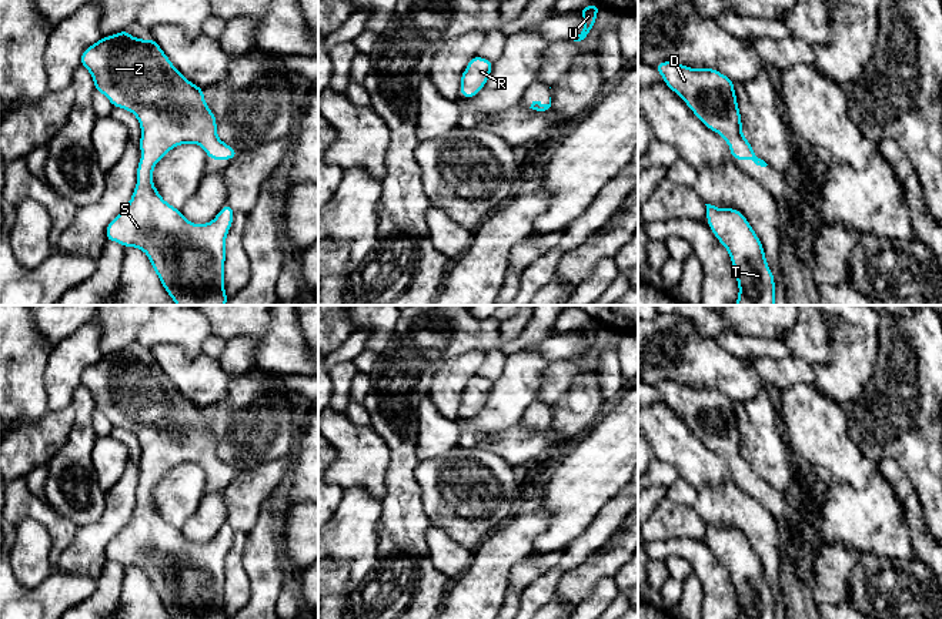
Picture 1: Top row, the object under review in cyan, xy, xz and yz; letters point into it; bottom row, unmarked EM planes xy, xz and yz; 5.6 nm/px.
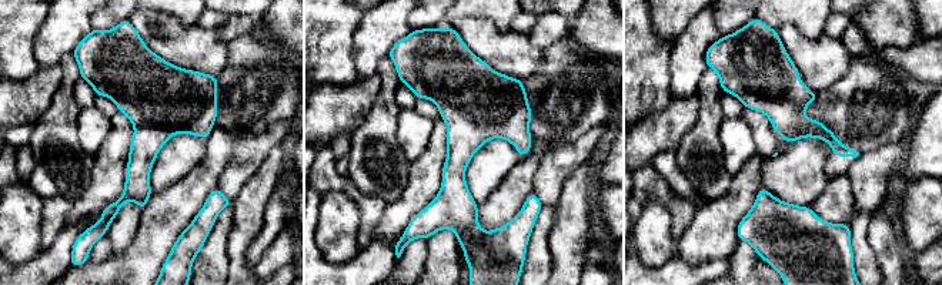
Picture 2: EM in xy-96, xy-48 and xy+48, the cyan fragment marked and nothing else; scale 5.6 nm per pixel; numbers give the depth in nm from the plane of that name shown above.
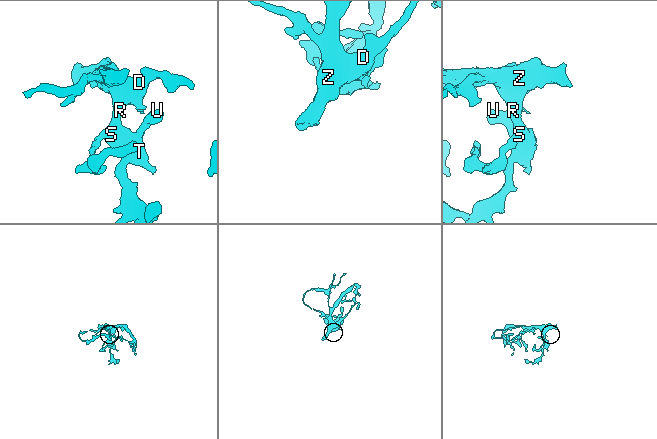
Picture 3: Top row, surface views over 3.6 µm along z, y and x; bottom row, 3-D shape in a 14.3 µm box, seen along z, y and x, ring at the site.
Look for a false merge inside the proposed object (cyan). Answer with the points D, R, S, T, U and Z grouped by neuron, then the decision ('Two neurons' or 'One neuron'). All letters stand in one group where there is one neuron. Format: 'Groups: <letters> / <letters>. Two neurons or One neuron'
Groups: D R S T U Z. One neuron

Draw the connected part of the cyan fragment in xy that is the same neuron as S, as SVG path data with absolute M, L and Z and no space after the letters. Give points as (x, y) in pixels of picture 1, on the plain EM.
M128 348L101 357L97 362L87 367L80 377L80 384L90 391L96 409L104 414L113 426L133 432L141 448L141 479L137 485L137 505L130 522L108 542L106 558L126 568L136 566L144 571L171 619L228 619L224 610L226 556L233 543L234 529L227 522L213 541L193 543L180 529L163 519L153 503L153 489L170 469L181 464L198 464L206 469L210 479L233 479L238 471L218 458L216 435L206 424L203 406L194 405L187 399L173 385L154 358L143 359L130 355L127 351Z

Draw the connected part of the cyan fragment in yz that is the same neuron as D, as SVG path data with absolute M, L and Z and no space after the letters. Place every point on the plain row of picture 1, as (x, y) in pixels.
M661 381L654 387L705 446L728 462L734 479L752 479L756 485L768 485L742 455L741 432L729 397L715 388L691 388L674 381Z

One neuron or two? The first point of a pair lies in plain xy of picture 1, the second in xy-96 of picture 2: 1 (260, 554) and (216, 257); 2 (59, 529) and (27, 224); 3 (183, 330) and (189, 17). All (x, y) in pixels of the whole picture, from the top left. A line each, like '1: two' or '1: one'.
1: two
2: two
3: one

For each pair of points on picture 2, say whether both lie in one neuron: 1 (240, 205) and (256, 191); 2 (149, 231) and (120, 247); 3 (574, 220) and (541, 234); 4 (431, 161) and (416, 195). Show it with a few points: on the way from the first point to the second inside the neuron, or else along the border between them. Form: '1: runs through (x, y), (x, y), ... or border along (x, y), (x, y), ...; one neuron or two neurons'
1: runs through (244, 203), (251, 195); one neuron
2: border along (143, 211), (132, 242), (122, 252), (113, 255); two neurons
3: border along (554, 208), (554, 223), (548, 234), (551, 264); two neurons
4: runs through (427, 170), (423, 187); one neuron

